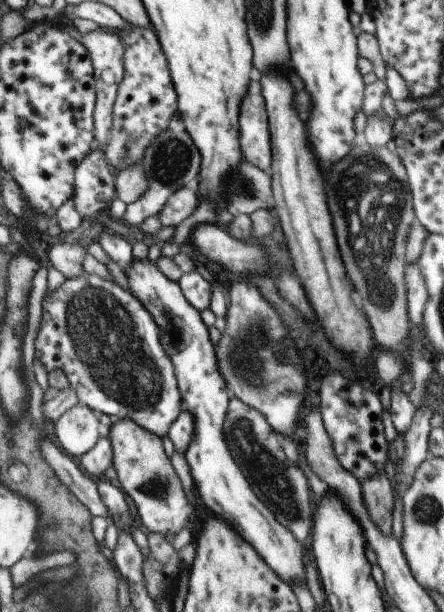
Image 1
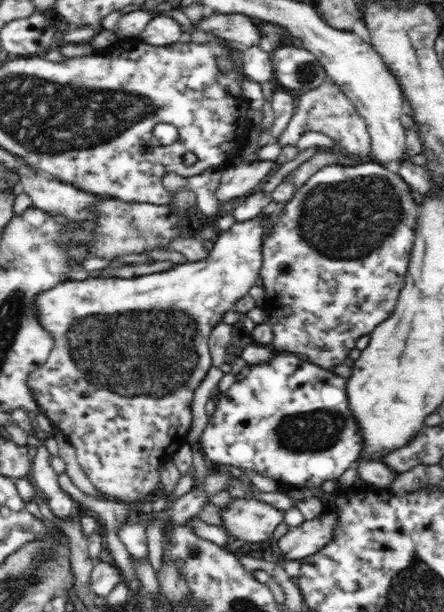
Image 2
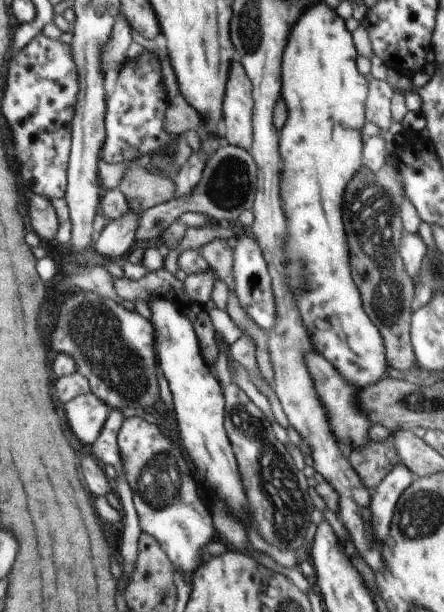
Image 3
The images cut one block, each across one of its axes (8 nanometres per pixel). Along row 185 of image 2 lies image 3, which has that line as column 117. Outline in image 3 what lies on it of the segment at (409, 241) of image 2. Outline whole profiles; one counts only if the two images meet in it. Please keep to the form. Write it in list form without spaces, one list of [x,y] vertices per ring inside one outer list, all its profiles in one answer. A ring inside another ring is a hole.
[[[80,290],[68,294],[60,308],[58,328],[52,334],[52,346],[58,352],[70,354],[76,362],[76,372],[81,374],[90,385],[91,393],[104,401],[112,409],[143,408],[152,406],[158,398],[158,382],[156,382],[156,366],[154,366],[154,325],[150,320],[142,318],[136,310],[128,310],[119,300],[110,300],[100,296],[98,292]]]

